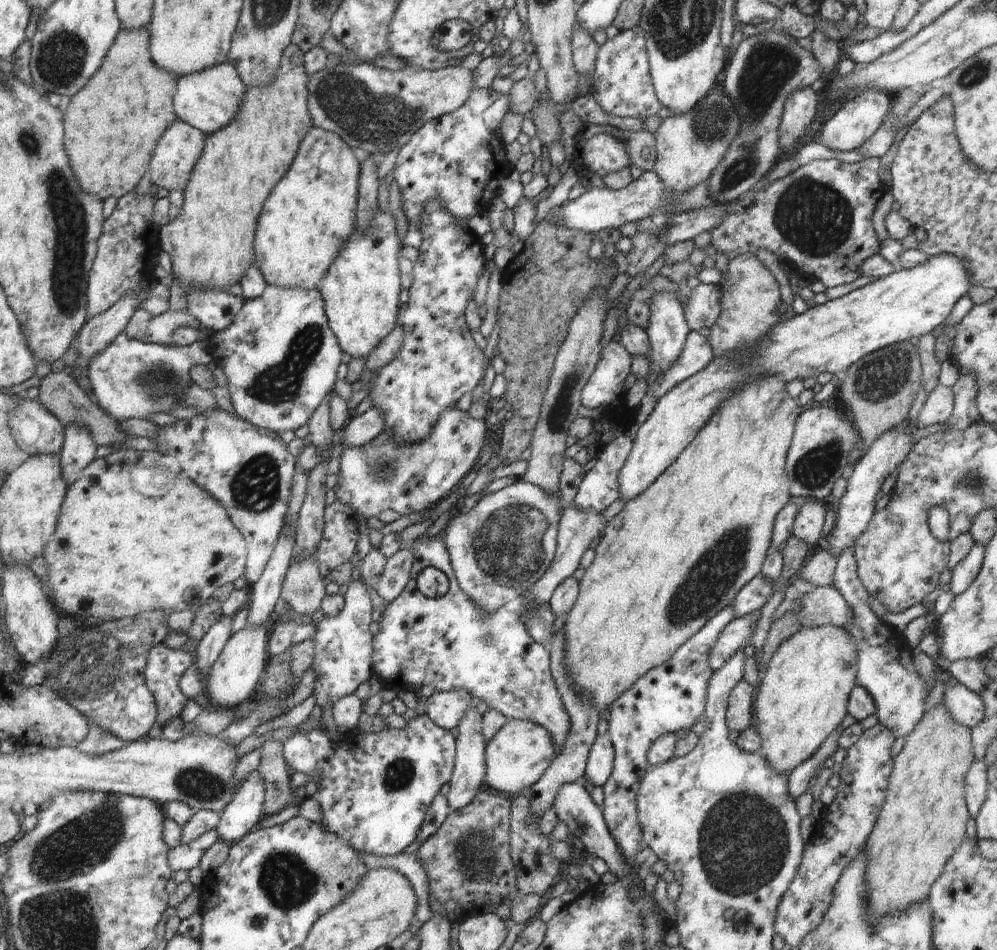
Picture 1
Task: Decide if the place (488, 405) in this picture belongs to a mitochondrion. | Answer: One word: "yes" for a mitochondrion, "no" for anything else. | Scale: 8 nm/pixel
no

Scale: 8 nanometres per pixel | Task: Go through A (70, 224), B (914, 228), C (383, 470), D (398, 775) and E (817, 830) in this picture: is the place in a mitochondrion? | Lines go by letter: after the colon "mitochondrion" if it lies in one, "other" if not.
A: mitochondrion
B: other
C: mitochondrion
D: mitochondrion
E: other

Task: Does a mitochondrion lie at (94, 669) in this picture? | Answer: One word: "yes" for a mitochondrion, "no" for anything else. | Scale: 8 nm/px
yes

